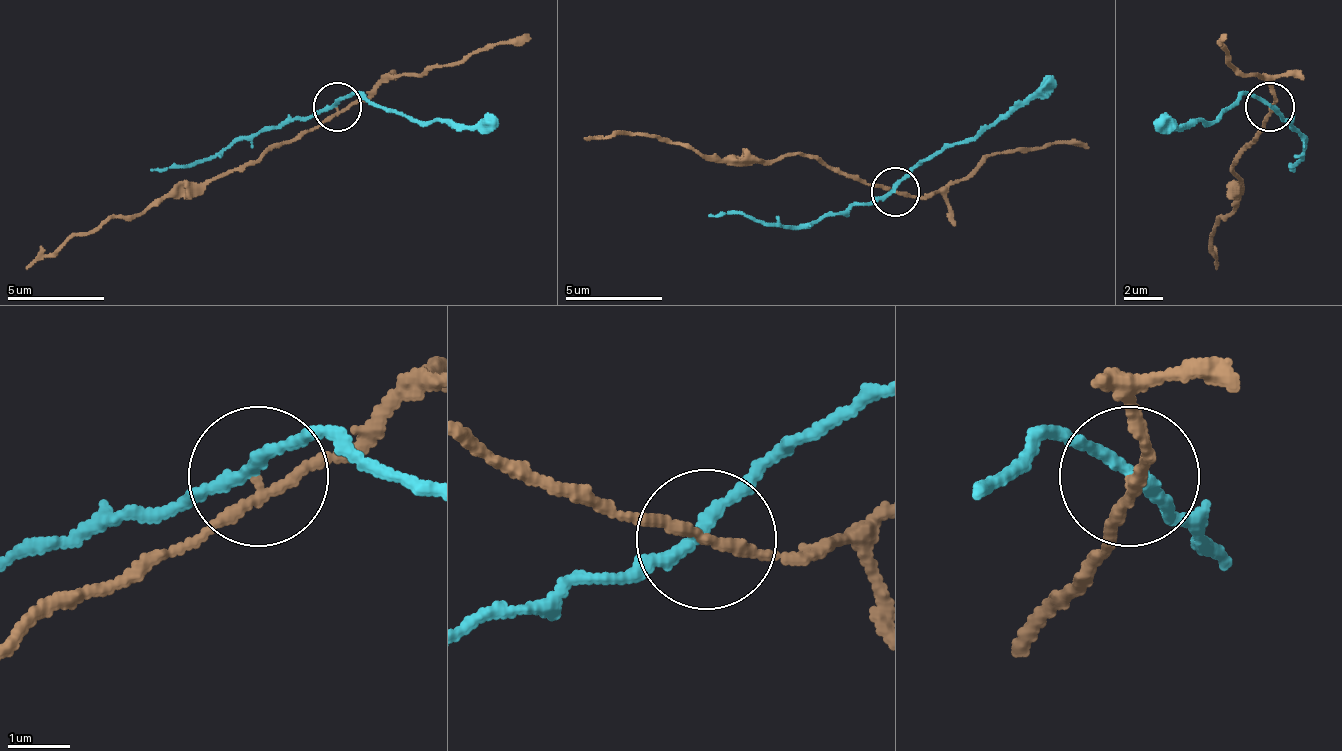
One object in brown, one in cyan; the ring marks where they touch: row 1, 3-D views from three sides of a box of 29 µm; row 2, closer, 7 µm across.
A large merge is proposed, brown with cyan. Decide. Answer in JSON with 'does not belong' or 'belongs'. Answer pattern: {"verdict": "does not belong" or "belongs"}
{"verdict": "does not belong"}

